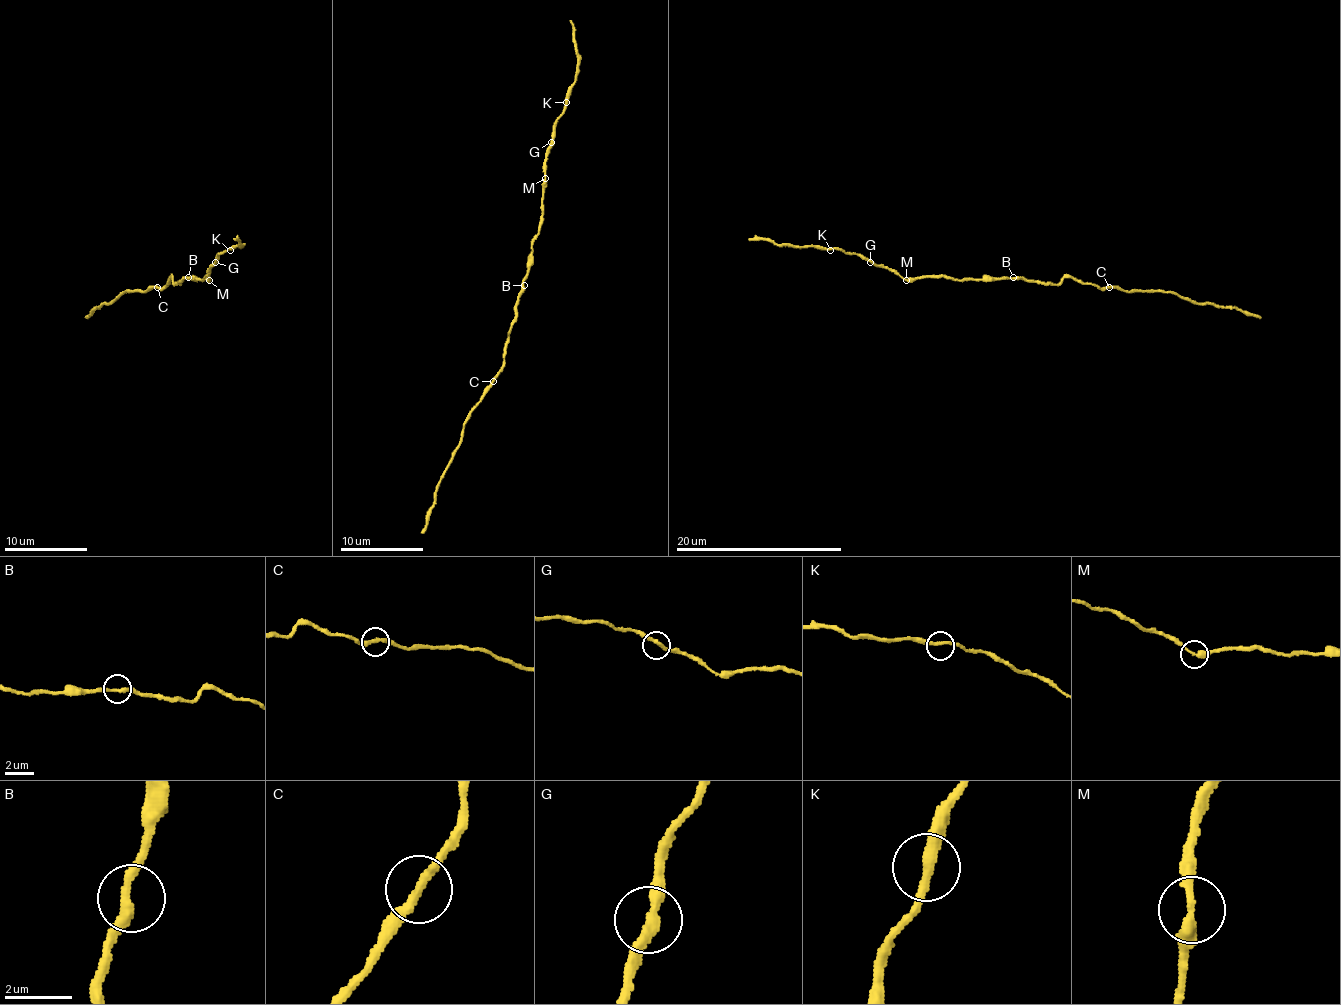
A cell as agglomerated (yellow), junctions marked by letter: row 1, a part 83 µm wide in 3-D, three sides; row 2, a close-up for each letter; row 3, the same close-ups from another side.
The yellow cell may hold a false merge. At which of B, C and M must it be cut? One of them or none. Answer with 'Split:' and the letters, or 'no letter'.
Split: no letter

